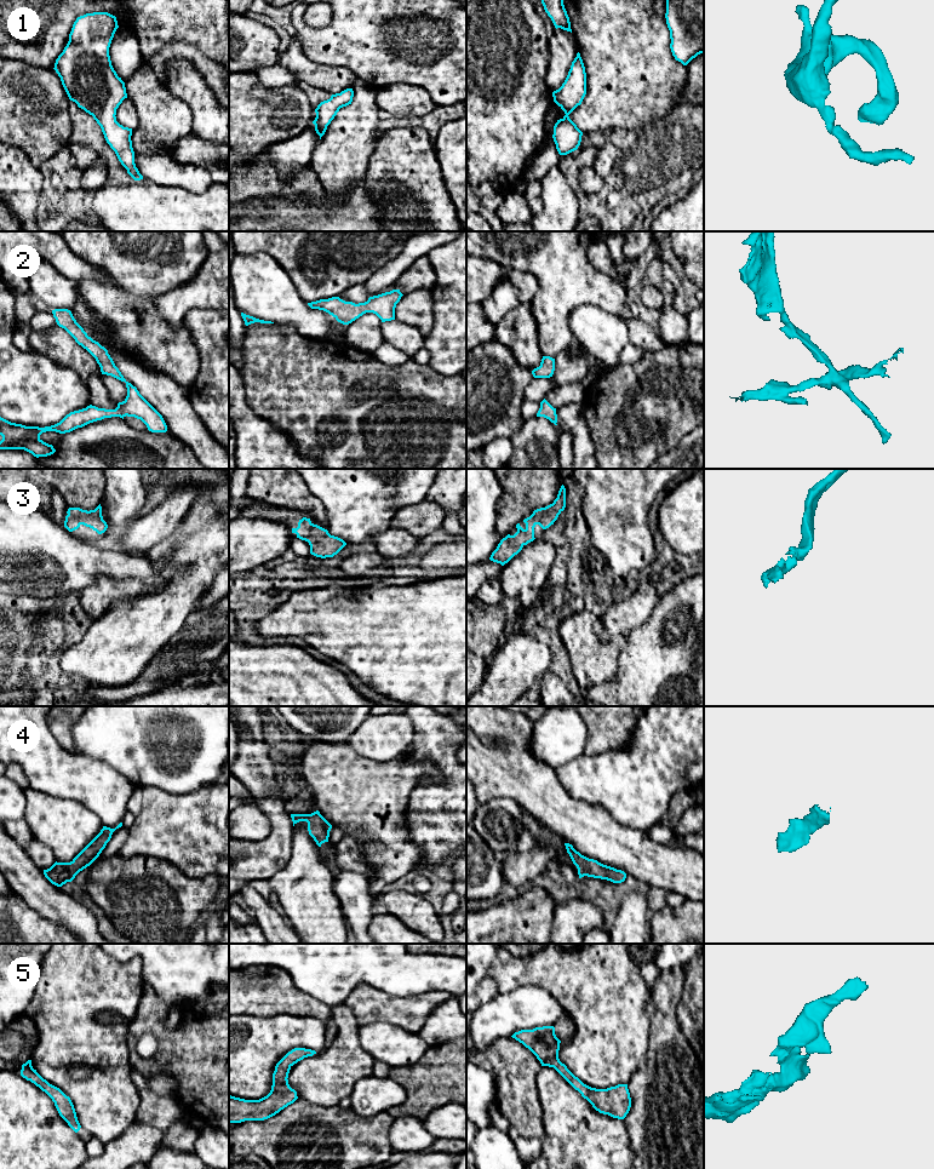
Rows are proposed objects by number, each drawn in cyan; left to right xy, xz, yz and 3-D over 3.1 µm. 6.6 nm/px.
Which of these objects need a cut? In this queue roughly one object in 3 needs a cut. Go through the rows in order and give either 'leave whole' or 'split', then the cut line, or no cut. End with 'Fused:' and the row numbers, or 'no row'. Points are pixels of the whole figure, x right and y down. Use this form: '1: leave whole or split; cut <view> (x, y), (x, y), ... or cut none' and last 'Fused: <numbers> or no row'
1: leave whole; cut none
2: leave whole; cut none
3: leave whole; cut none
4: leave whole; cut none
5: leave whole; cut none
Fused: no row

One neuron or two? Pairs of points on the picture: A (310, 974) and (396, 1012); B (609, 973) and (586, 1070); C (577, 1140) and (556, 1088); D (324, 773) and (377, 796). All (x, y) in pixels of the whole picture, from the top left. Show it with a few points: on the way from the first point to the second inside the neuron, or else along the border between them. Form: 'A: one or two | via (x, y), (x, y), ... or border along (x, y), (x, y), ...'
A: two | border along (380, 991), (368, 985), (359, 984), (343, 1002)
B: one | via (609, 997), (608, 1046)
C: one | via (572, 1127), (560, 1101)
D: one | via (337, 777), (353, 792), (364, 796)

